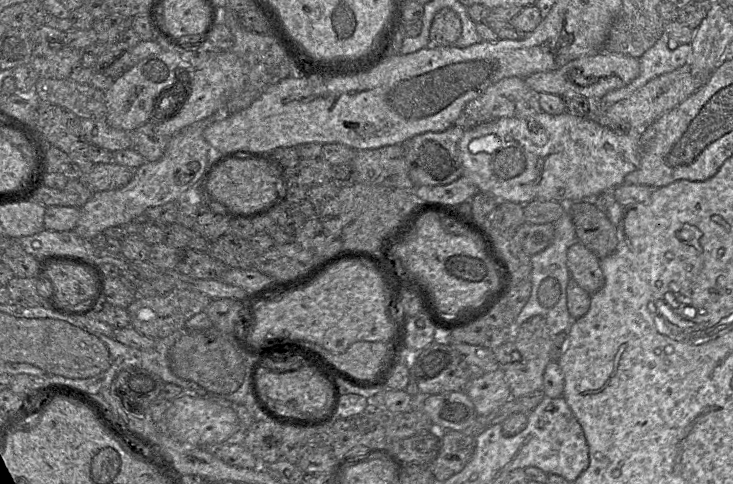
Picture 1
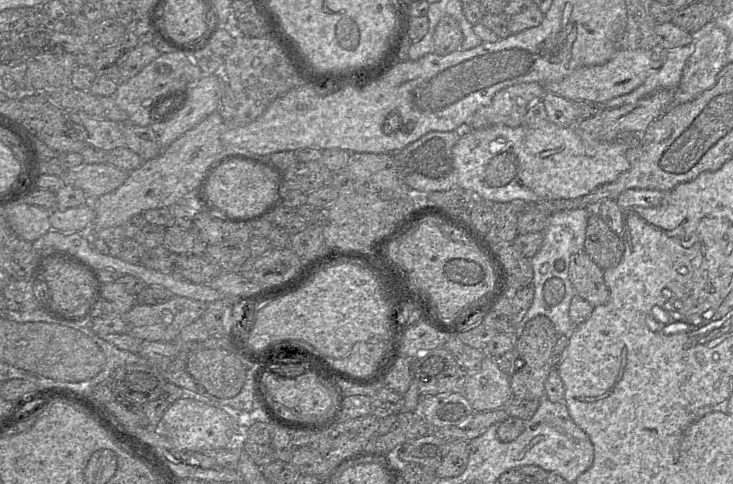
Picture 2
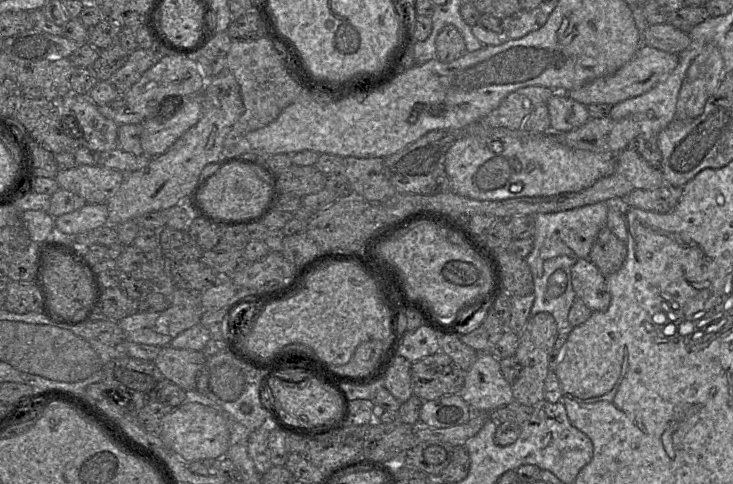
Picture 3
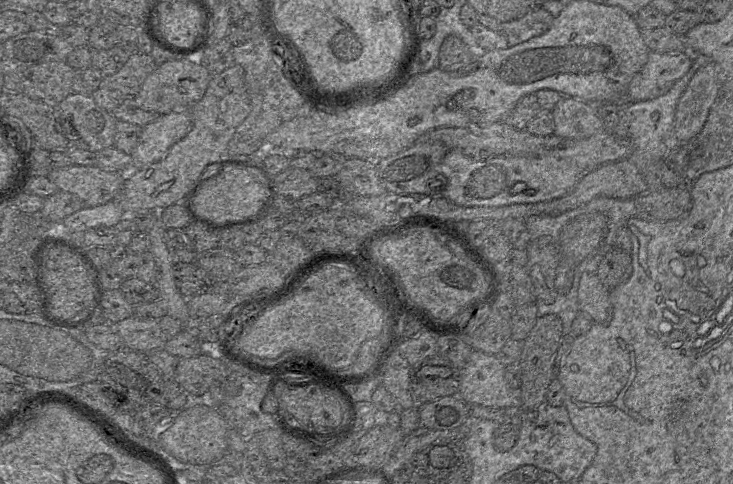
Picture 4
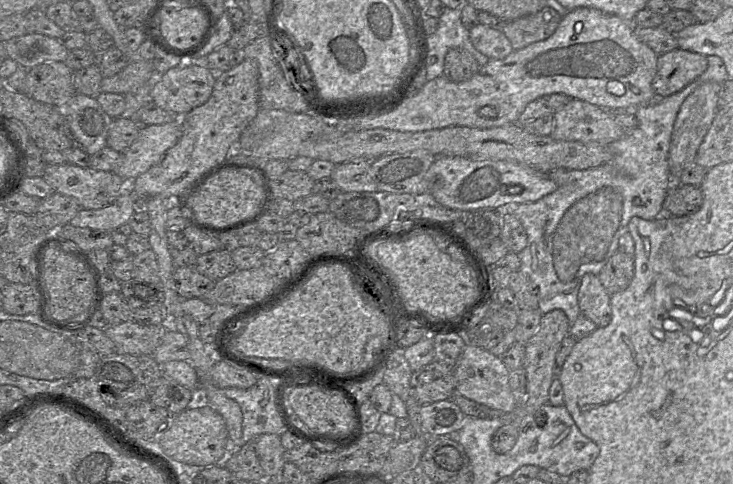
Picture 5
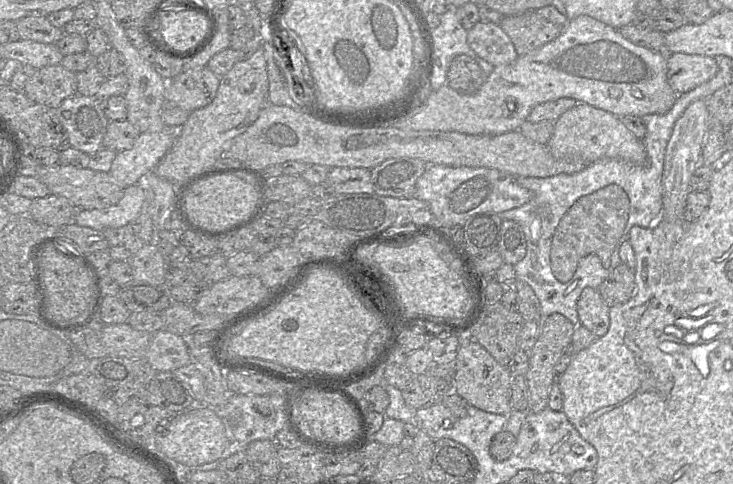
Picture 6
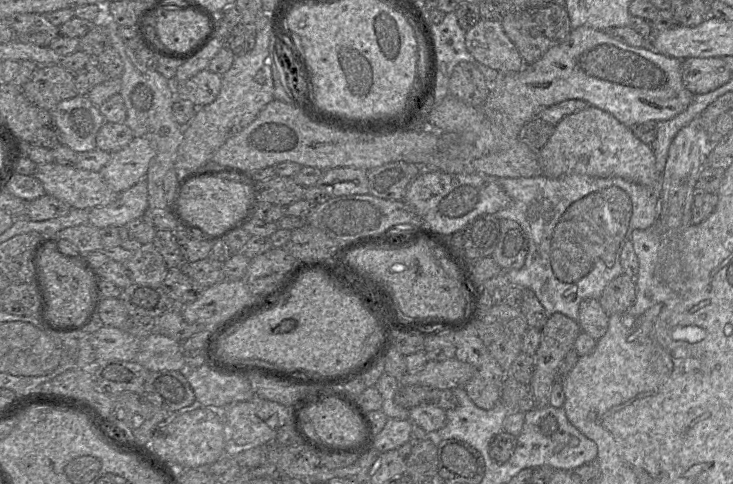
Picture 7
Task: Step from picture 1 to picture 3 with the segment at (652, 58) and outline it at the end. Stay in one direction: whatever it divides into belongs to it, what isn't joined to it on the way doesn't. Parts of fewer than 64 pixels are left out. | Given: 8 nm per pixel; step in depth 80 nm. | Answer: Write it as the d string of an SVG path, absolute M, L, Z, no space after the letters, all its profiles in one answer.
M690 47L680 52L678 54L678 65L669 76L646 93L612 105L609 117L614 120L630 118L640 127L639 137L656 139L657 135L675 119L678 95L687 70L696 57L698 49L699 47Z

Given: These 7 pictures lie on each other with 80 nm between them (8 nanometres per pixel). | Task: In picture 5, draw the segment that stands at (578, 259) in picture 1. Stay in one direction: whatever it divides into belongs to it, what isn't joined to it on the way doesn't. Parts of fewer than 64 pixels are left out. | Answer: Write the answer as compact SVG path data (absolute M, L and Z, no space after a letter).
M586 274L582 277L578 292L579 309L597 328L605 327L611 321L610 296L598 276Z

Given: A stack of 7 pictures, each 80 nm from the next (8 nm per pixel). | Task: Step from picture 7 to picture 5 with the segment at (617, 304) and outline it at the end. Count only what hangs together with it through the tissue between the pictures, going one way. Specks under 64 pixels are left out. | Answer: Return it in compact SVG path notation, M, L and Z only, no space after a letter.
M616 252L601 269L598 278L609 294L624 291L634 276L633 256Z

